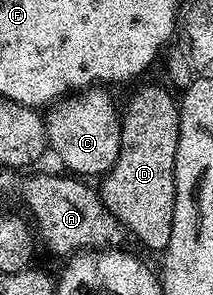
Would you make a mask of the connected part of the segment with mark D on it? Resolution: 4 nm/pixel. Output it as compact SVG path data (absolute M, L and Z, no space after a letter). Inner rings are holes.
M146 85L135 91L134 98L126 105L126 113L124 109L121 114L120 155L100 181L100 196L104 207L108 207L108 211L129 236L131 233L140 244L147 245L150 249L158 249L157 251L164 251L168 247L168 239L172 239L172 211L176 203L174 176L179 102L173 97L174 93L169 88L166 89L161 89L158 85Z

